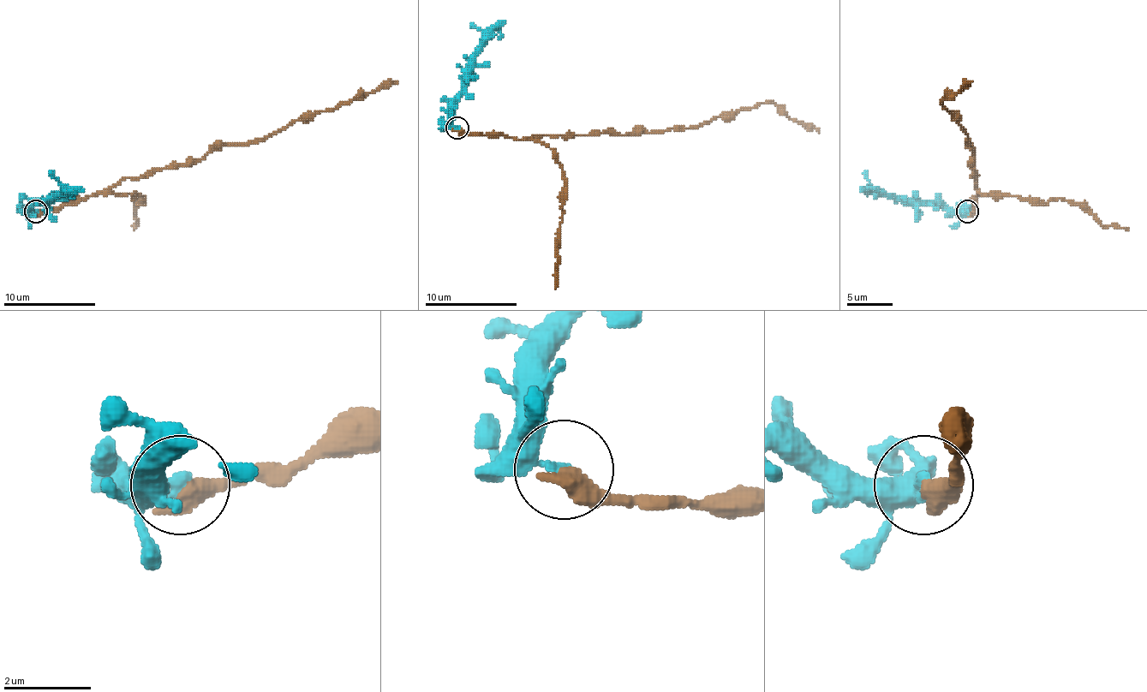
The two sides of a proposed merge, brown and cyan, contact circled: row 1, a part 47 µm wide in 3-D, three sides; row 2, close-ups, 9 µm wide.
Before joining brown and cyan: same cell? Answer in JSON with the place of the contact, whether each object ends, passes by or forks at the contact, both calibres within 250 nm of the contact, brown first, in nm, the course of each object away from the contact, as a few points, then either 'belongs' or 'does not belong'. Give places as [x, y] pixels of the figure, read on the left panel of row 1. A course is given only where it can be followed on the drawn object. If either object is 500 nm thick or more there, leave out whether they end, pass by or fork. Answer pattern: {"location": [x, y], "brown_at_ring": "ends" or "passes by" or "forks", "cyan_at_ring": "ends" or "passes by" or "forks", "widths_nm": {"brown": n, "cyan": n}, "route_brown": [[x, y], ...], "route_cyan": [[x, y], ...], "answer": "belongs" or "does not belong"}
{"location": [36, 211], "widths_nm": {"brown": 500, "cyan": 300}, "route_brown": [[35, 211], [76, 205], [127, 177], [195, 164], [224, 146], [265, 140], [296, 120], [310, 120], [397, 81]], "route_cyan": [[35, 211], [31, 210], [38, 203], [47, 200], [61, 189], [58, 180], [49, 170]], "answer": "does not belong"}

